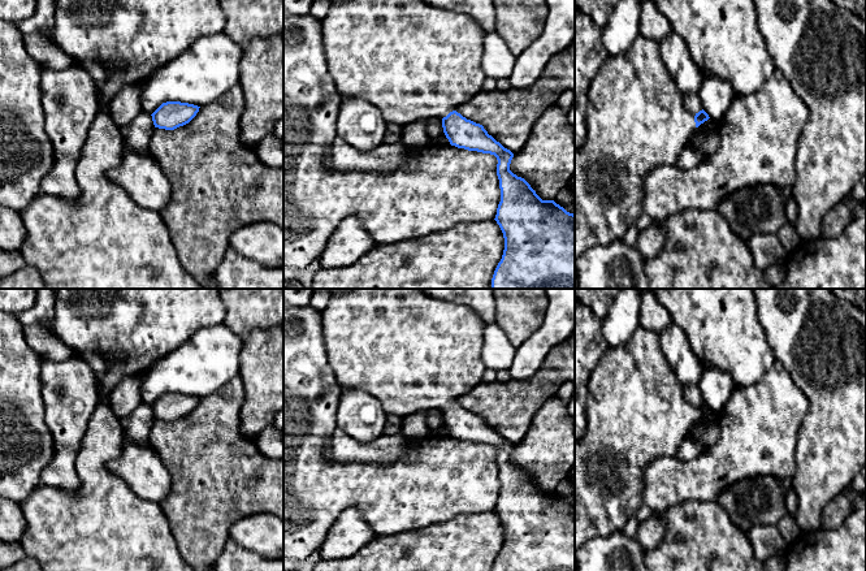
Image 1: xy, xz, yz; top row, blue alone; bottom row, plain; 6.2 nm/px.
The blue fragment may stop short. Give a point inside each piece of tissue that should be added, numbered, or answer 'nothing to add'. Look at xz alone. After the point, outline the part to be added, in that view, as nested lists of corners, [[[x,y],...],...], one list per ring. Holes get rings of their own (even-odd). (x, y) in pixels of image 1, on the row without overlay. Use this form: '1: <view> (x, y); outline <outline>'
1: xz (411, 351); outline [[[330,289],[329,303],[321,312],[321,316],[328,362],[335,375],[338,385],[342,389],[363,390],[373,395],[380,401],[387,415],[397,415],[403,419],[406,415],[421,410],[442,411],[459,397],[466,395],[475,386],[482,382],[482,375],[486,369],[481,359],[481,349],[484,345],[484,321],[473,310],[466,306],[432,298],[420,289]]]

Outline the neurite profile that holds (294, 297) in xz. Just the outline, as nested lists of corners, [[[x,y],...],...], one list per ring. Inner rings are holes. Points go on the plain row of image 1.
[[[283,289],[283,300],[295,307],[309,306],[313,289]]]

